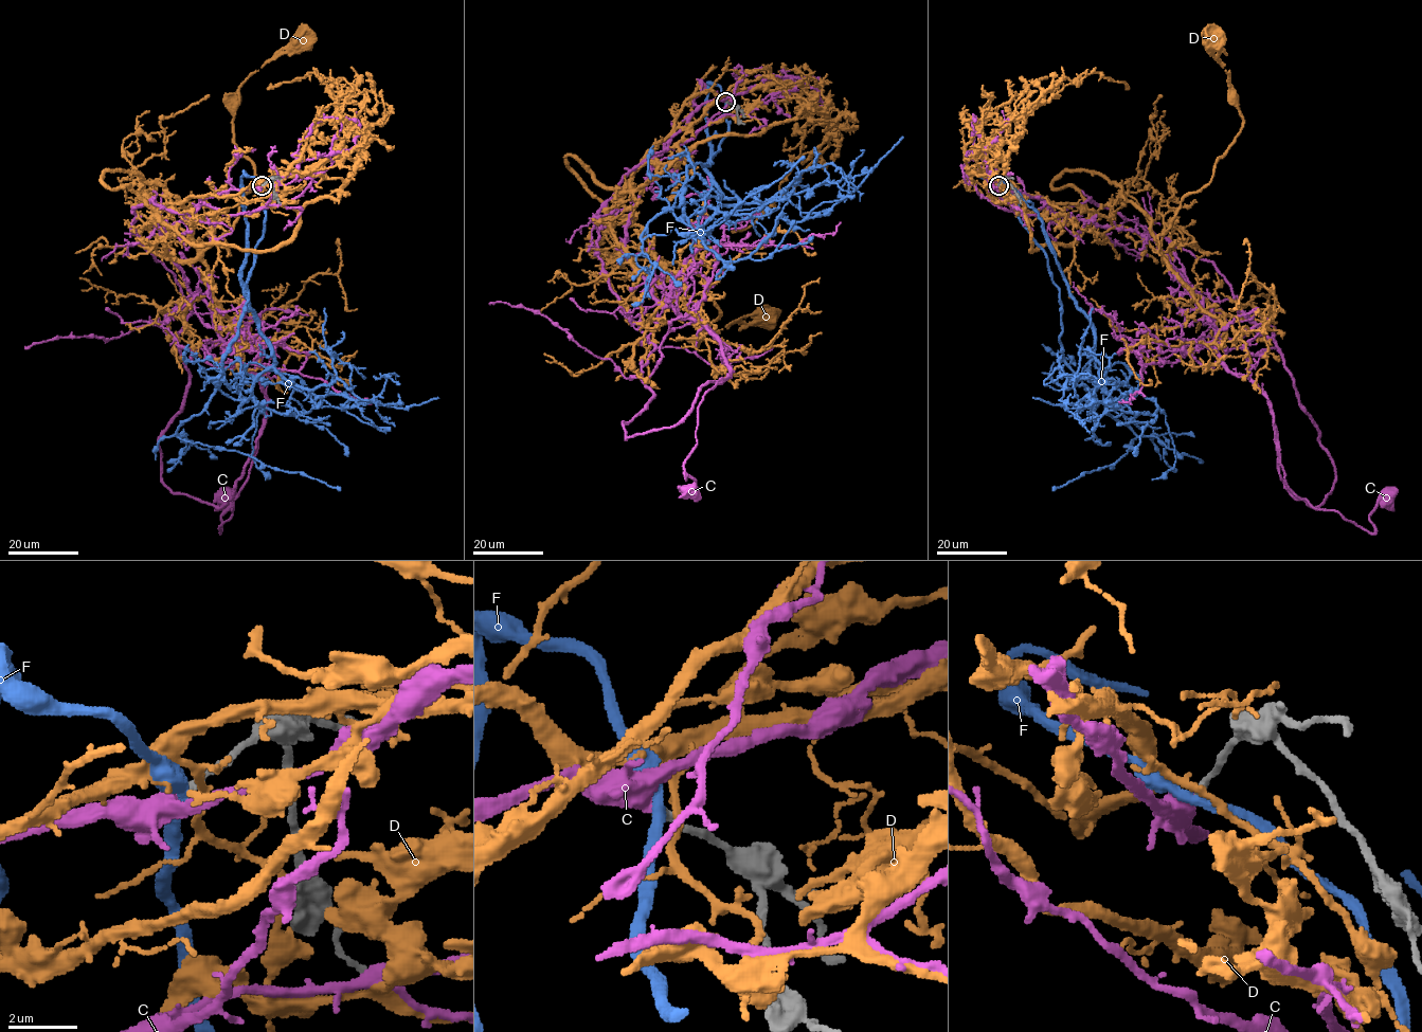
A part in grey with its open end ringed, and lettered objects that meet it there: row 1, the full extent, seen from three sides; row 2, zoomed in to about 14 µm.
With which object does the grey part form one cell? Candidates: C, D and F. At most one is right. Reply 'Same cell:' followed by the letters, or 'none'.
Same cell: C

